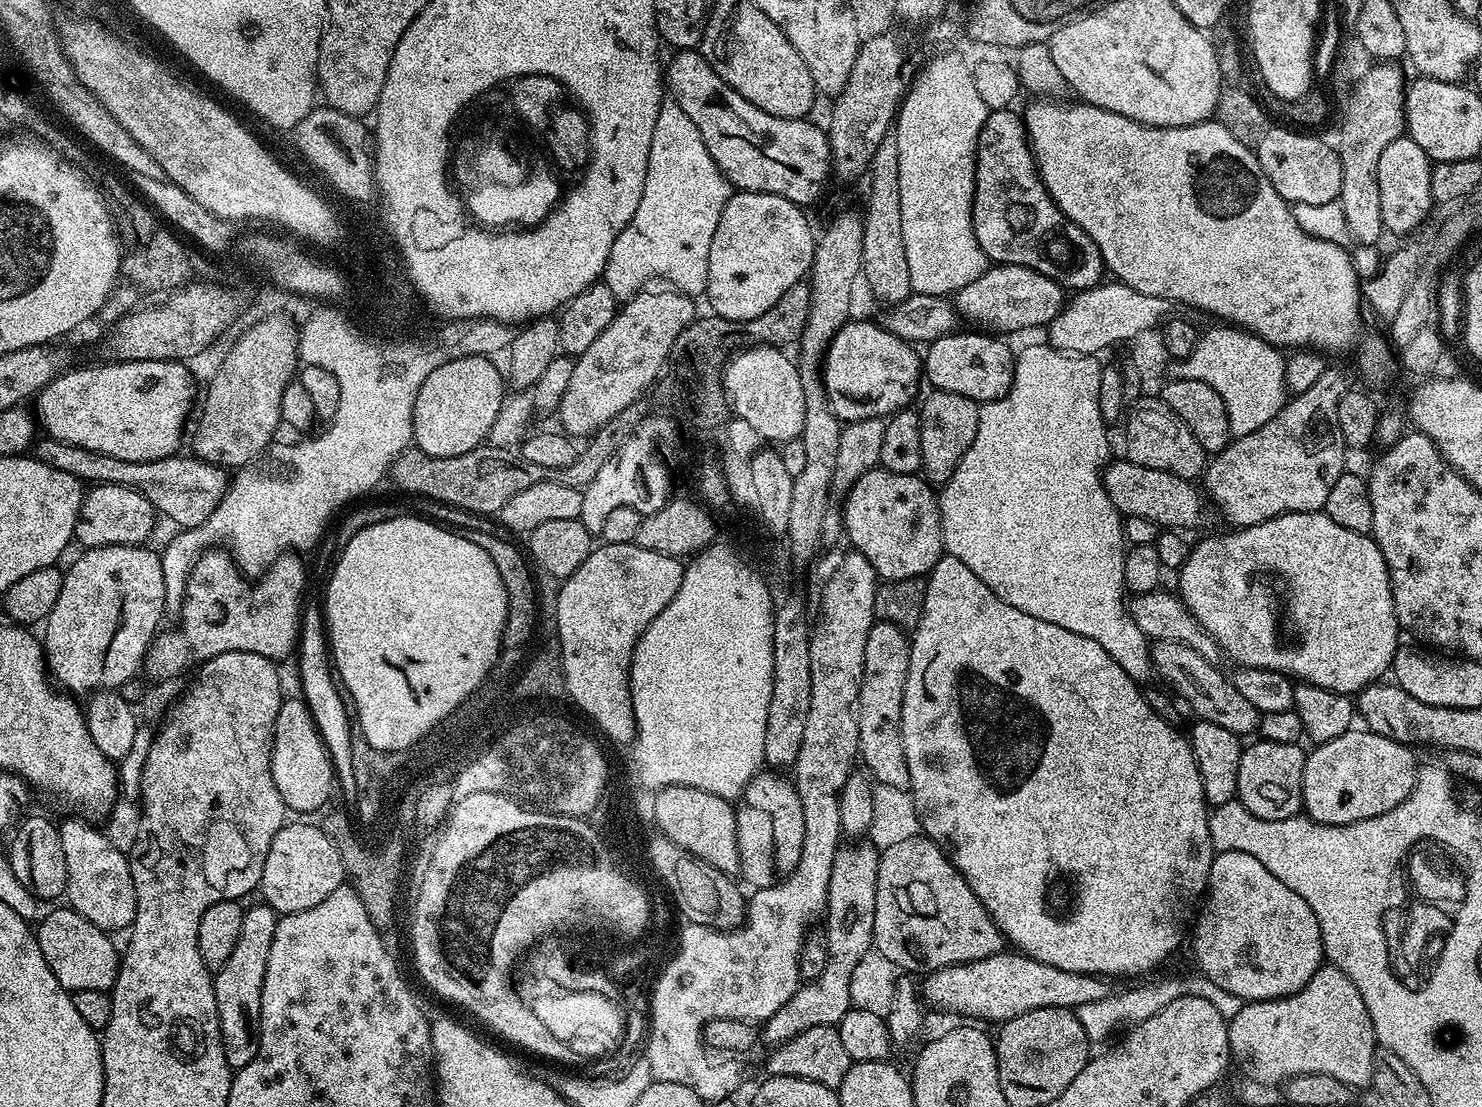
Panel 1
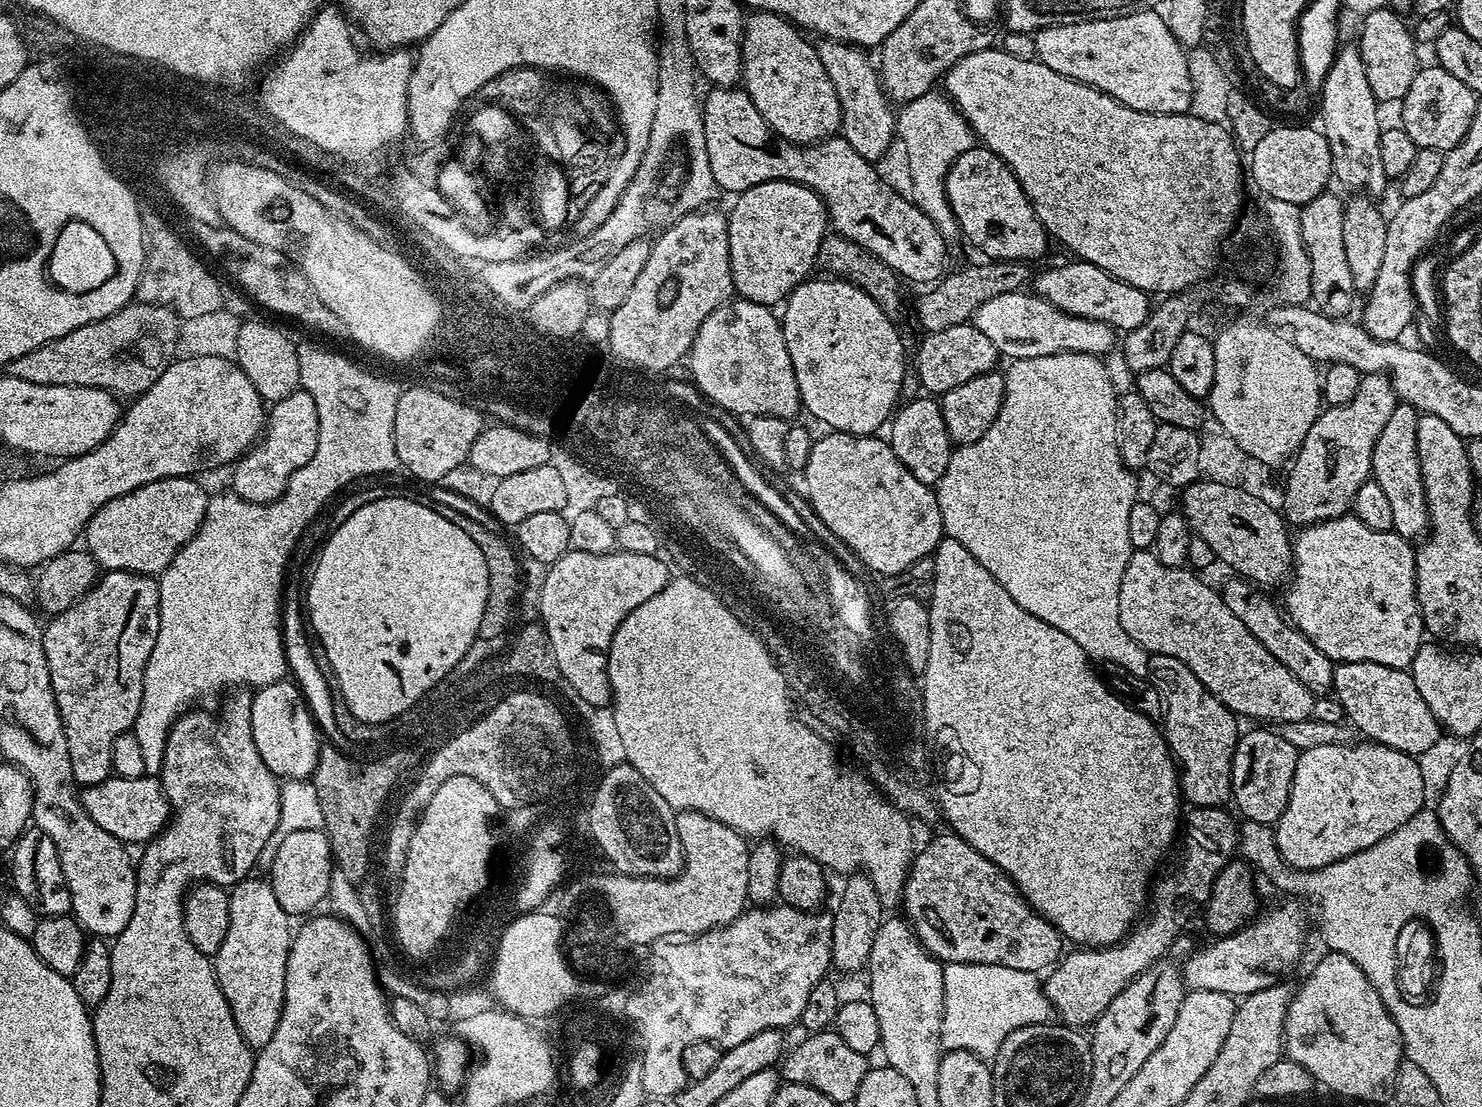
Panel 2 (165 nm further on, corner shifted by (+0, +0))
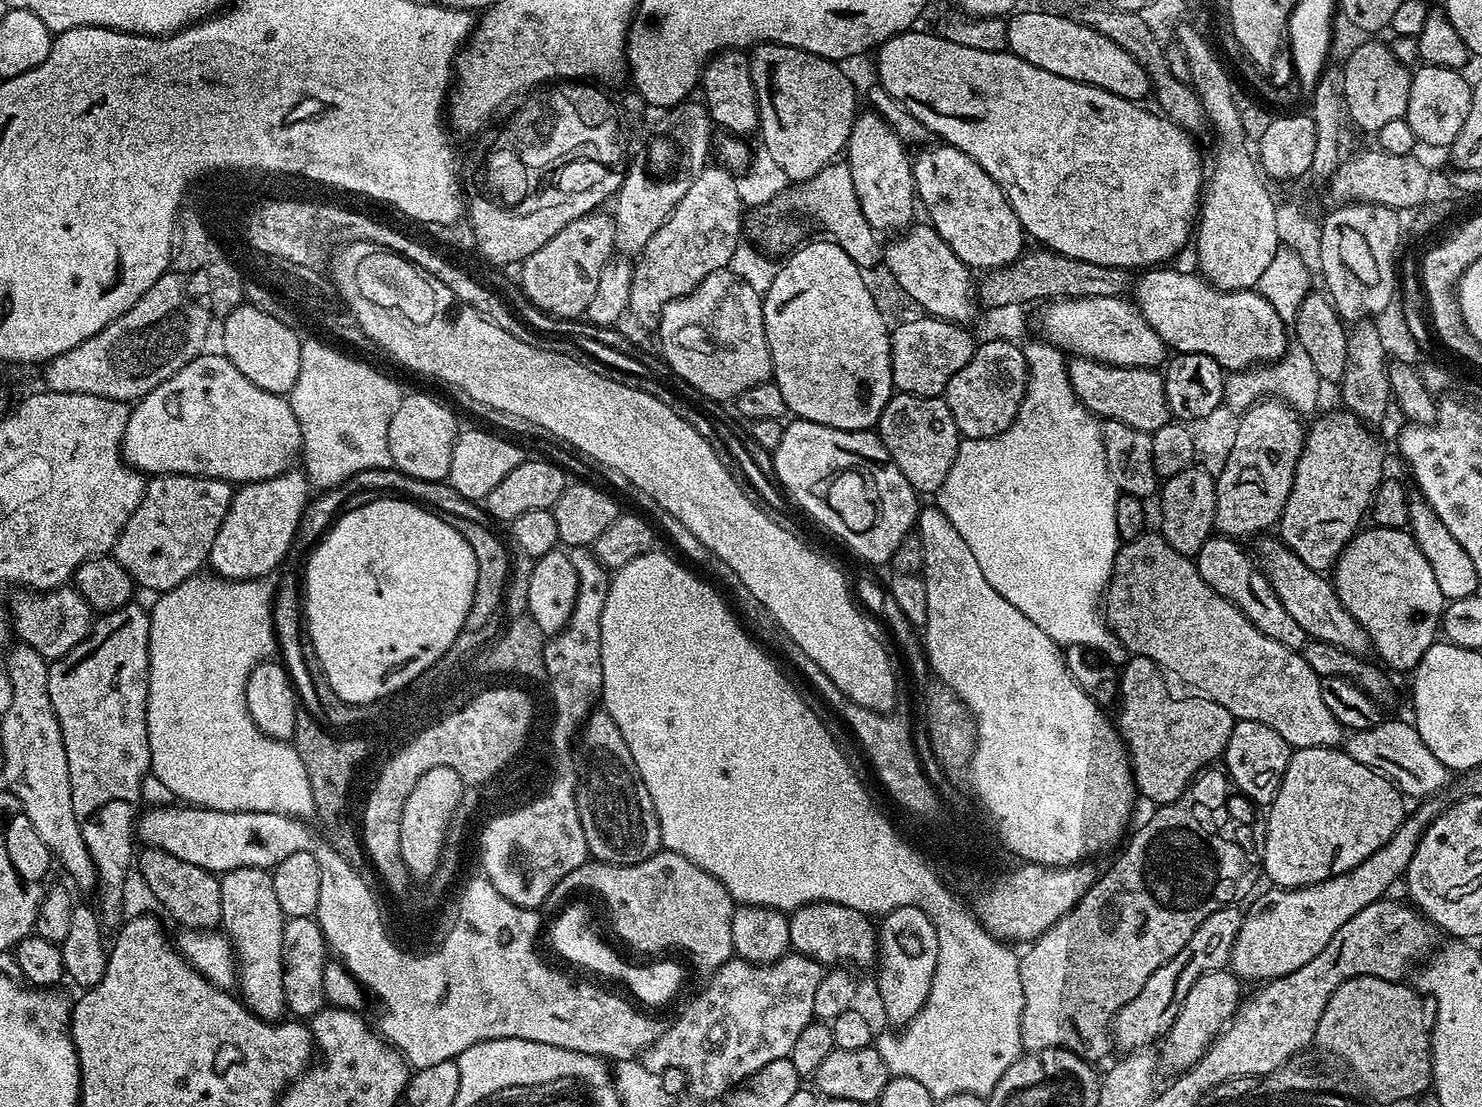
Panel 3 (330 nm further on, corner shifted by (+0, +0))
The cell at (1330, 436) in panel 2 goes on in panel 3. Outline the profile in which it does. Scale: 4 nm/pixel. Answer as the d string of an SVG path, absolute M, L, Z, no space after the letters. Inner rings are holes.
M1339 411L1326 413L1307 429L1294 472L1294 486L1278 525L1278 536L1284 545L1294 550L1310 570L1321 574L1335 569L1336 559L1361 527L1360 519L1365 519L1372 495L1386 476L1384 448L1372 433L1375 431L1353 412Z

